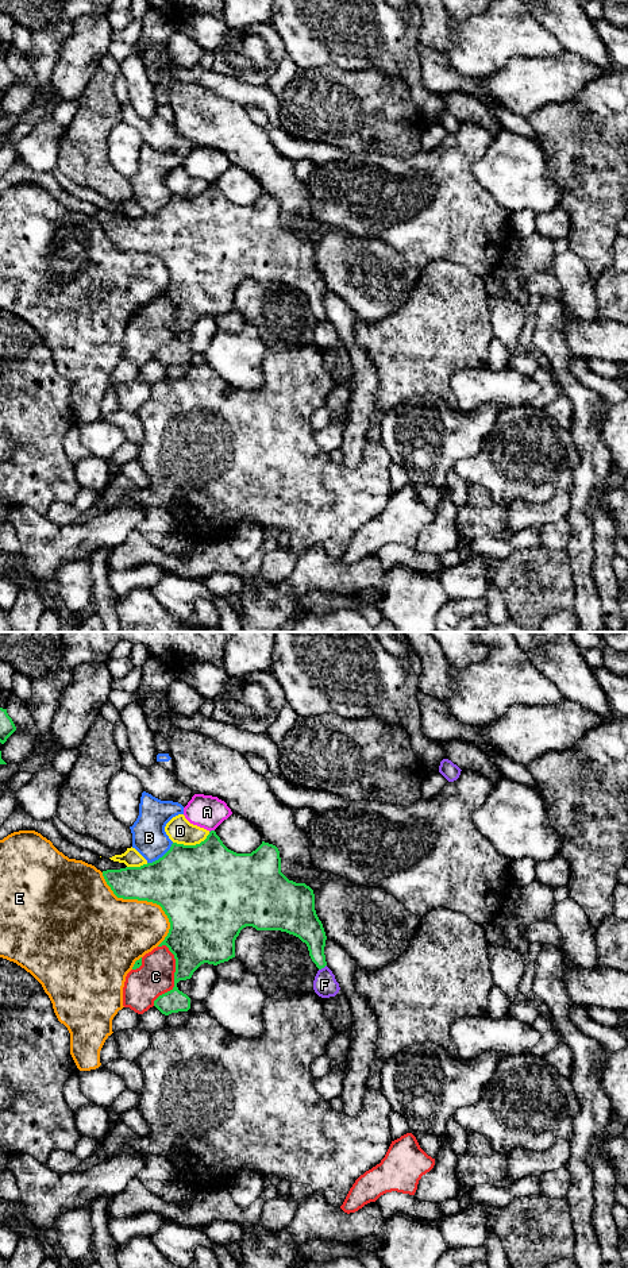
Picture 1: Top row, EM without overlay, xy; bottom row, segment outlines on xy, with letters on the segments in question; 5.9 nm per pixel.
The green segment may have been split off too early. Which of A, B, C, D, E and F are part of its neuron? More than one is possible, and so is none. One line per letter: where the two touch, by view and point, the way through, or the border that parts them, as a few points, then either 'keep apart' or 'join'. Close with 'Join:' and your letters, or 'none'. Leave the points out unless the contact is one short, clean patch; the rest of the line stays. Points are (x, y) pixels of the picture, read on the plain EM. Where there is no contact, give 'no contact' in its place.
A: contact xy (211, 182); keep apart
B: contact xy (162, 208); keep apart
C: contact xy (174, 328); keep apart
D: contact xy (192, 197); keep apart
E: contact xy (146, 251); keep apart
F: contact xy (322, 319); border xy (326, 316), (319, 322); keep apart
Join: none

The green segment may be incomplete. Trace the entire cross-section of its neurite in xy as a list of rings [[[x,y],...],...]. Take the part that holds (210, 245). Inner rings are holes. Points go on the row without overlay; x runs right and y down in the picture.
[[[211,182],[200,196],[173,194],[170,201],[153,215],[140,219],[107,221],[103,223],[103,228],[117,250],[157,255],[169,270],[169,285],[158,298],[166,297],[174,307],[174,339],[154,352],[154,358],[165,367],[190,361],[190,350],[178,342],[177,335],[190,331],[193,324],[204,315],[217,317],[235,309],[235,292],[246,278],[293,286],[307,296],[309,308],[319,321],[327,317],[324,307],[327,288],[315,262],[313,242],[305,235],[289,232],[281,224],[280,203],[273,196],[262,193],[251,205],[236,205],[223,196],[215,182]]]

